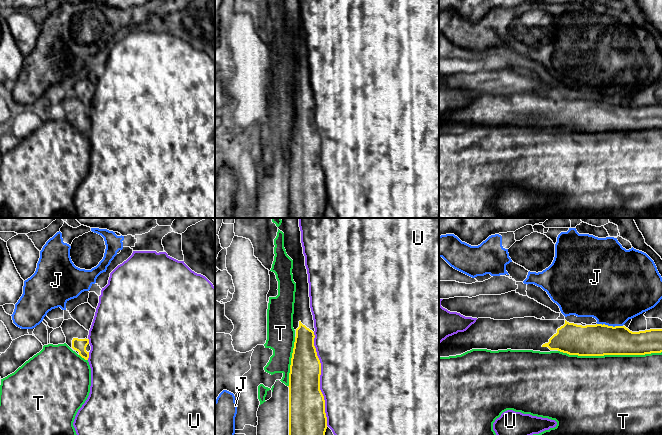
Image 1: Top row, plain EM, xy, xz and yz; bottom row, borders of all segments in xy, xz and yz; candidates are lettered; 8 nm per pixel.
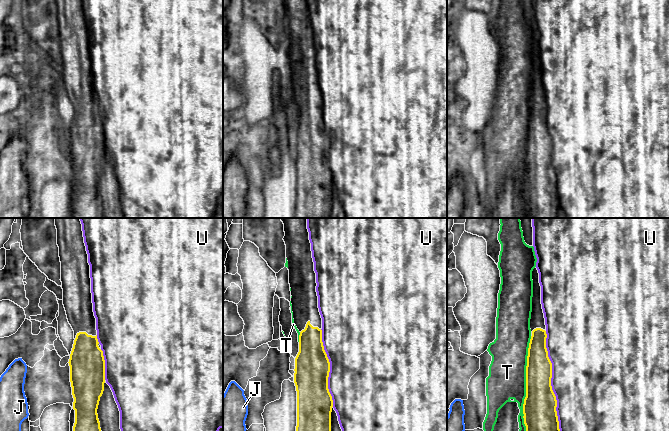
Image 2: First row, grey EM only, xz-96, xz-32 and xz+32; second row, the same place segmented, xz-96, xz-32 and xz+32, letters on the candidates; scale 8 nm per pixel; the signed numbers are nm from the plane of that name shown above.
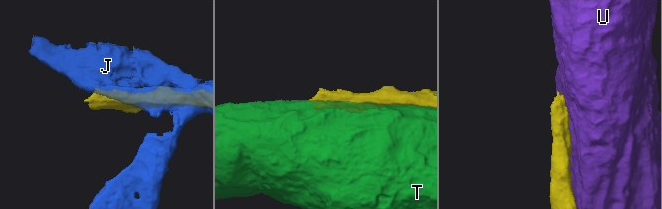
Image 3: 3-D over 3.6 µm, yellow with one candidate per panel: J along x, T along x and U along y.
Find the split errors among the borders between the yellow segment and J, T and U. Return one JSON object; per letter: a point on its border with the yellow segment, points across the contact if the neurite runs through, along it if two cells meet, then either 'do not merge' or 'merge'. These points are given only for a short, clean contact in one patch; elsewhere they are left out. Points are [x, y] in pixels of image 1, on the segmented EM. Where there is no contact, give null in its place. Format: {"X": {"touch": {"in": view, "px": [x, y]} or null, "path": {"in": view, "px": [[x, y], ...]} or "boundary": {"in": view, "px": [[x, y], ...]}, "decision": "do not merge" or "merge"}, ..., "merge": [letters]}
{"J": {"touch": {"in": "yz", "px": [610, 326]}, "boundary": {"in": "yz", "px": [[597, 323], [622, 326]]}, "decision": "do not merge"}, "T": {"touch": {"in": "yz", "px": [610, 354]}, "decision": "do not merge"}, "U": {"touch": {"in": "xz", "px": [319, 379]}, "decision": "do not merge"}, "merge": []}

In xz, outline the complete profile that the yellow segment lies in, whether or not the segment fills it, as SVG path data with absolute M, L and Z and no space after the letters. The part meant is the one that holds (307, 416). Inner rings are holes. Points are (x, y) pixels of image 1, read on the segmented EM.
M281 218L284 248L293 260L296 283L293 328L295 342L289 373L289 435L325 435L327 417L320 390L321 363L314 346L308 274L301 243L299 218Z

